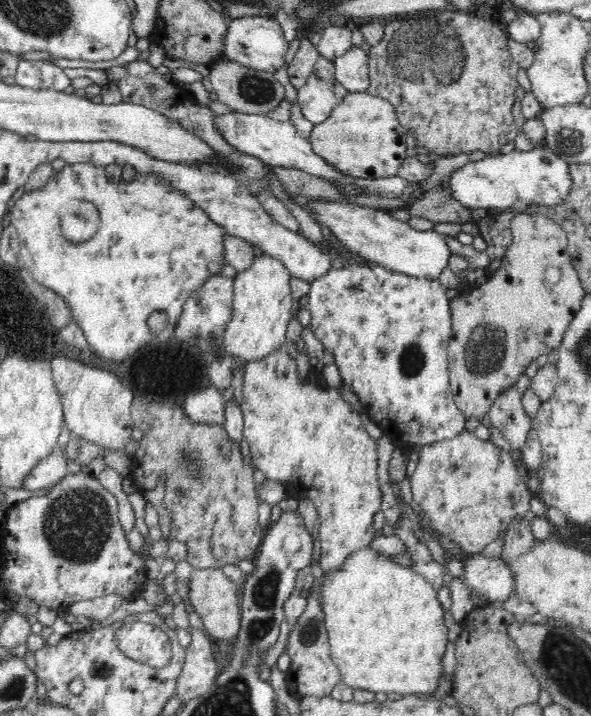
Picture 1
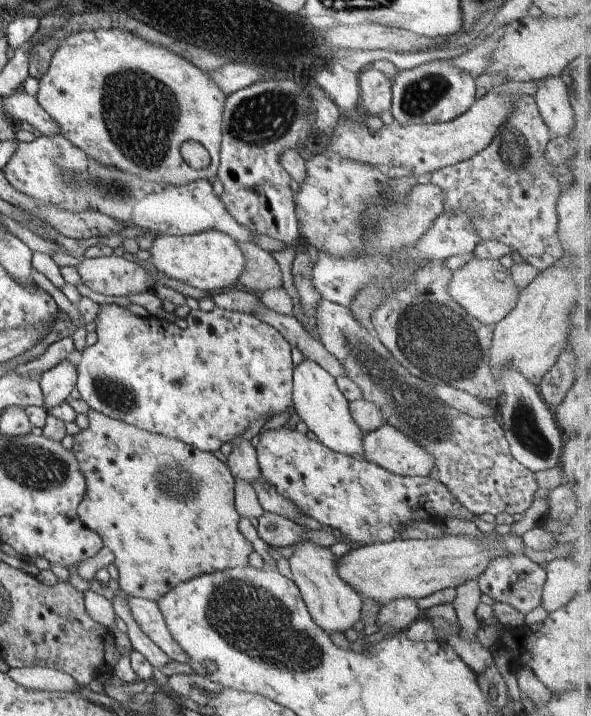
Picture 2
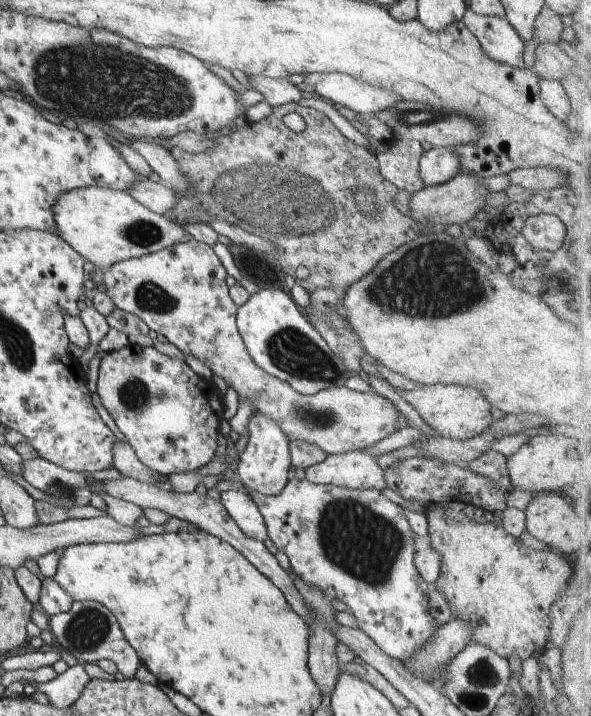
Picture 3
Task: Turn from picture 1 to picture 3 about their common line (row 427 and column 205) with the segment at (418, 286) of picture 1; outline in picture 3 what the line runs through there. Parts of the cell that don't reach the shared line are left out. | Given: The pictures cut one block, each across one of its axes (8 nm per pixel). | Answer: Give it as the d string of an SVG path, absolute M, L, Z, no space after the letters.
M129 344L101 358L97 393L120 432L139 458L141 466L149 466L158 475L190 472L213 460L218 446L218 431L224 418L224 399L216 385L192 371L186 362L160 354L154 347Z

